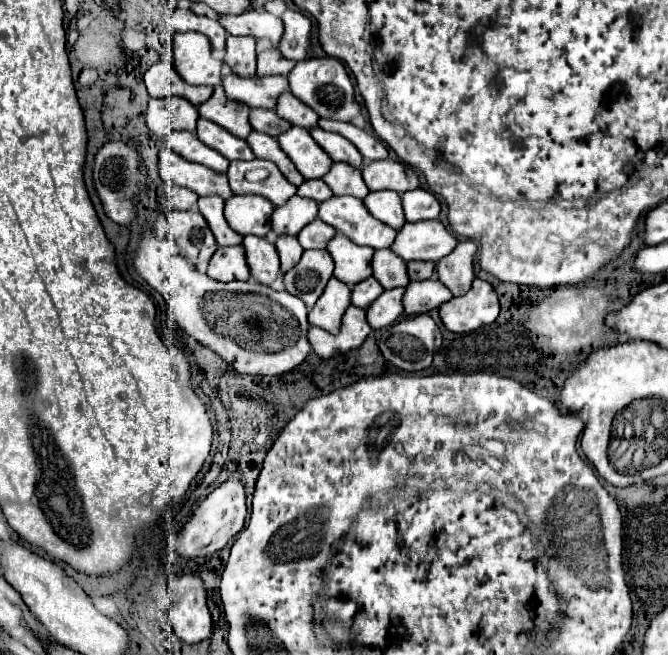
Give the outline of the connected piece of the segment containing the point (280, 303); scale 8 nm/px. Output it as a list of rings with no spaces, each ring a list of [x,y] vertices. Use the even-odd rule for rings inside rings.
[[[144,228],[140,234],[138,250],[134,254],[134,268],[138,276],[142,276],[154,290],[158,290],[164,296],[164,300],[168,300],[168,304],[172,306],[172,320],[184,334],[192,336],[202,346],[216,352],[238,374],[258,374],[258,376],[284,374],[306,360],[306,356],[312,352],[310,342],[306,338],[310,324],[306,318],[308,310],[300,298],[294,298],[286,290],[276,292],[270,286],[262,286],[260,282],[254,282],[254,278],[246,282],[234,280],[228,284],[212,280],[206,274],[200,274],[196,268],[192,268],[176,252],[176,248],[170,250],[170,242],[174,240],[160,240],[150,228]]]

